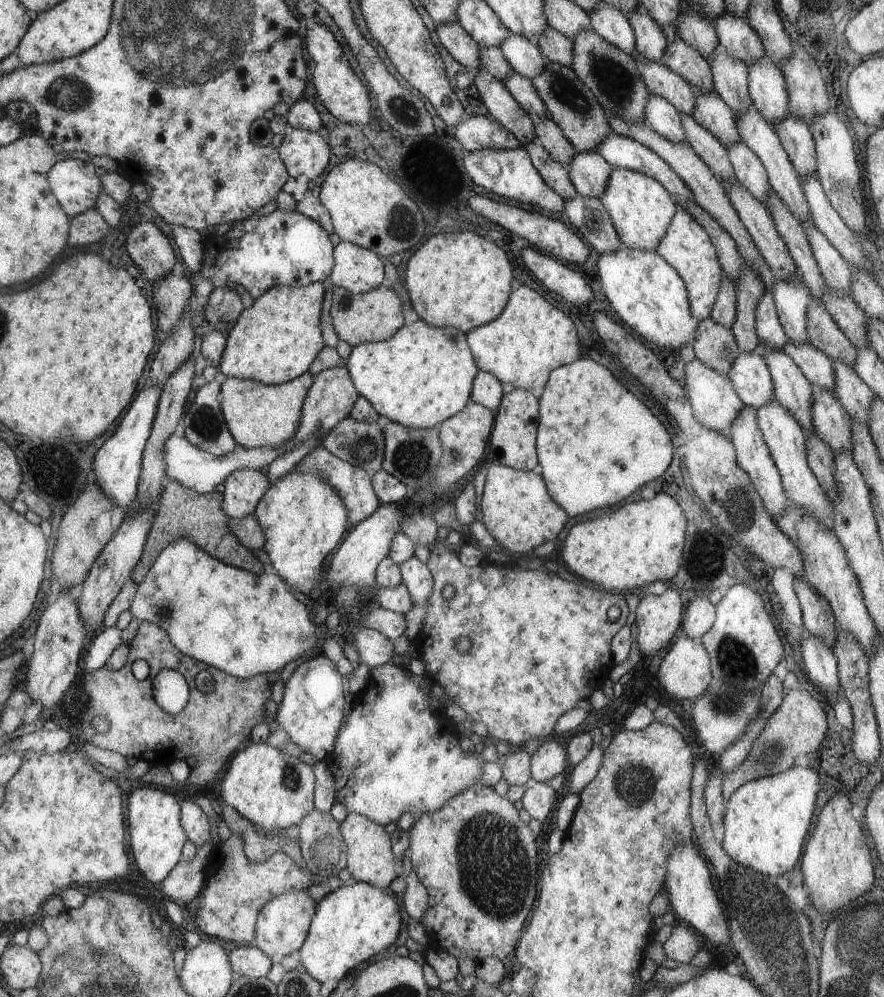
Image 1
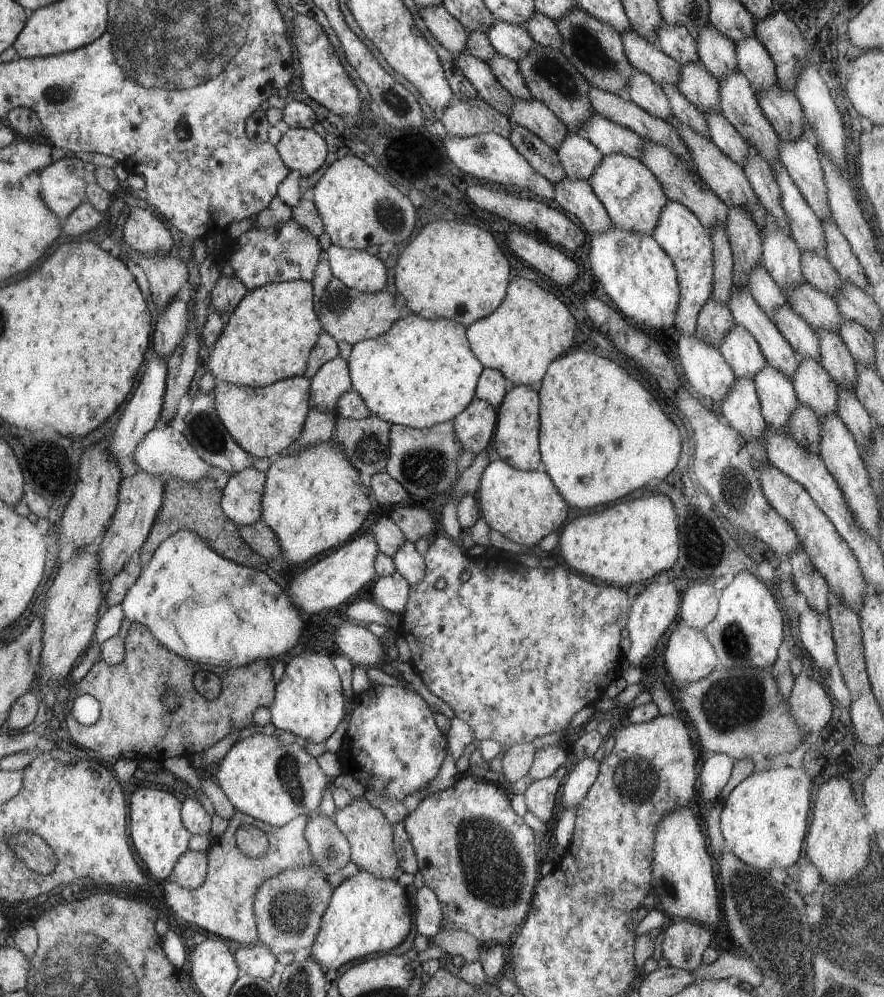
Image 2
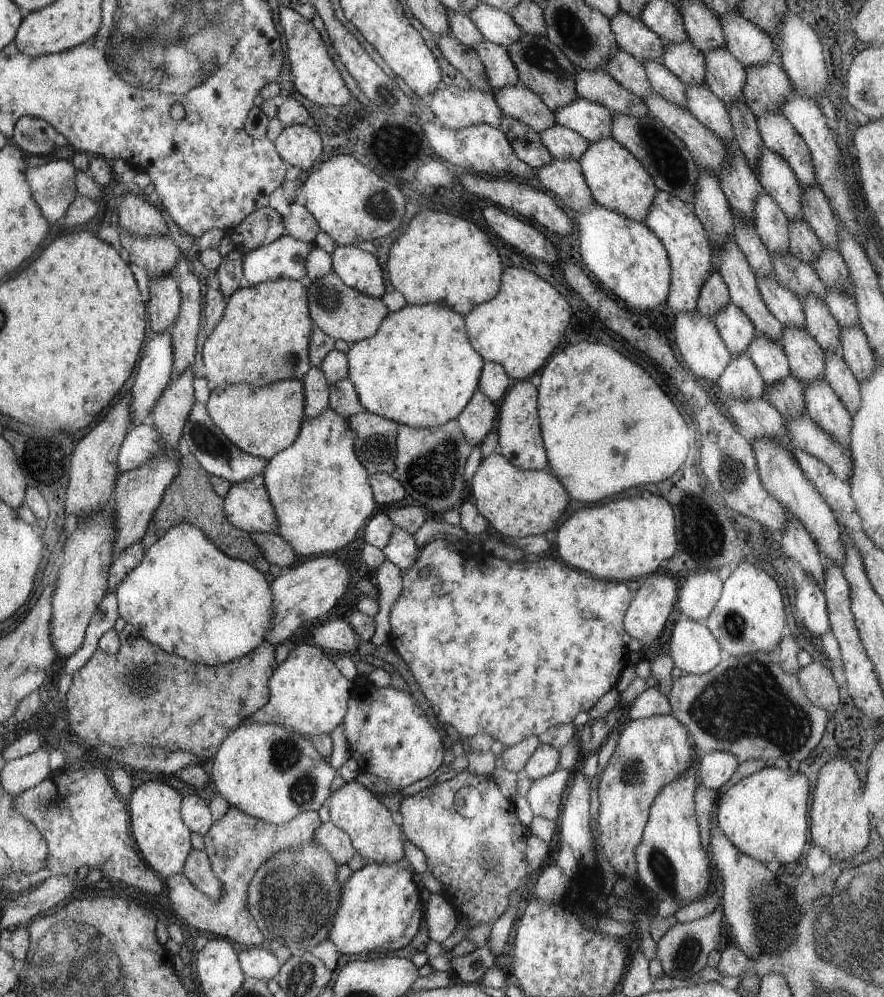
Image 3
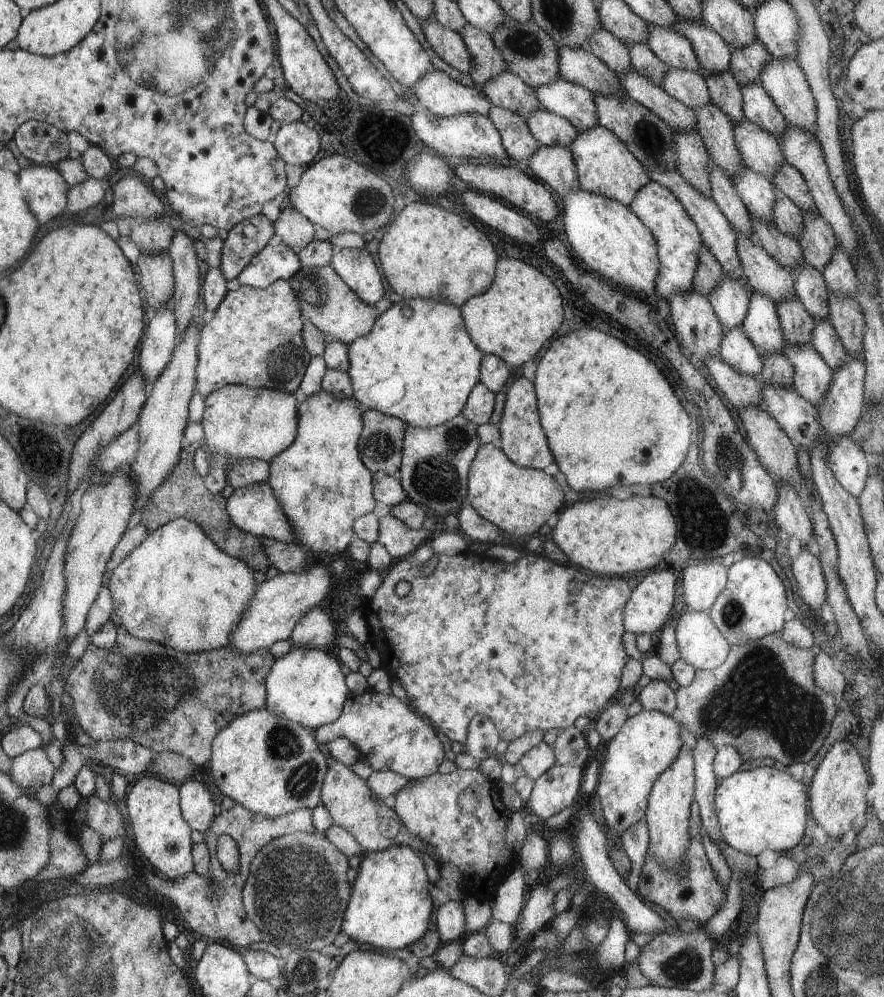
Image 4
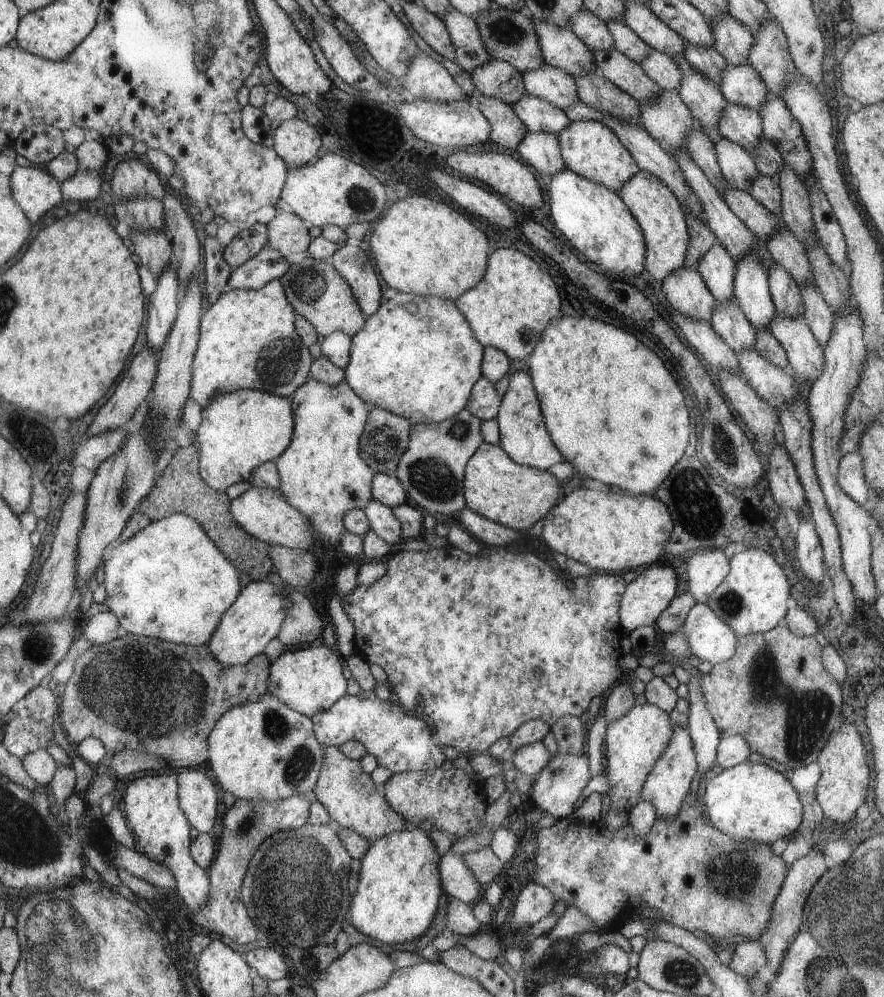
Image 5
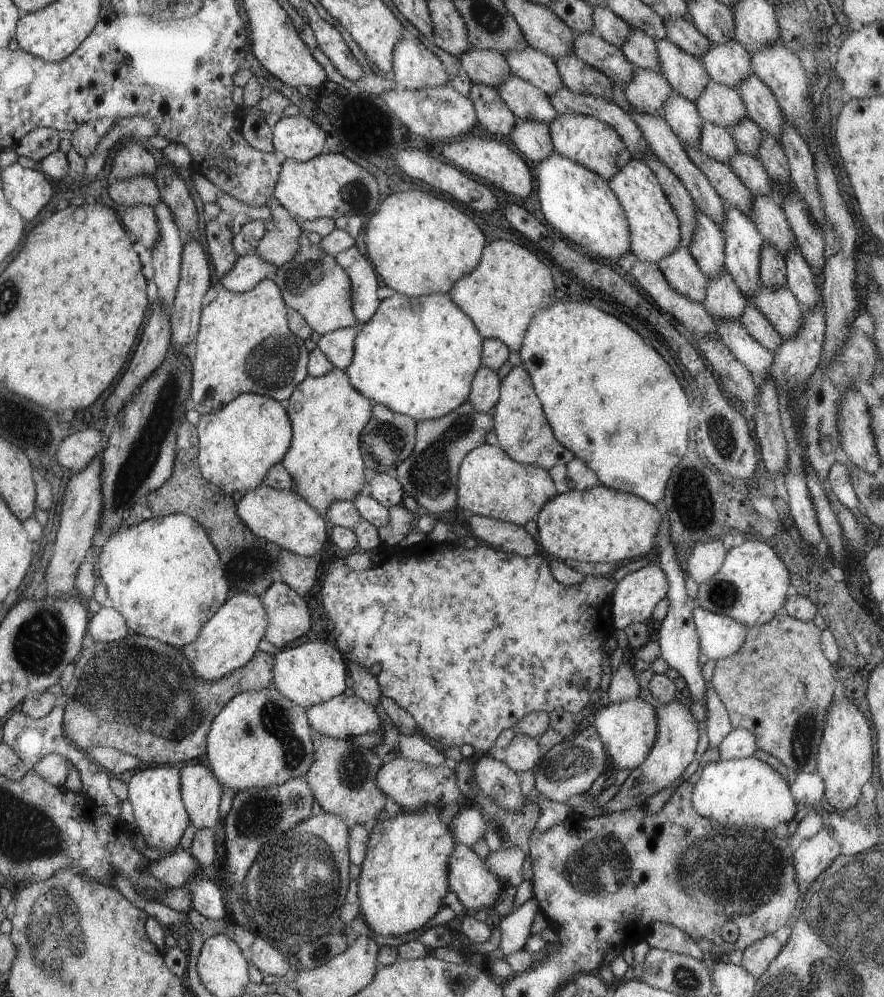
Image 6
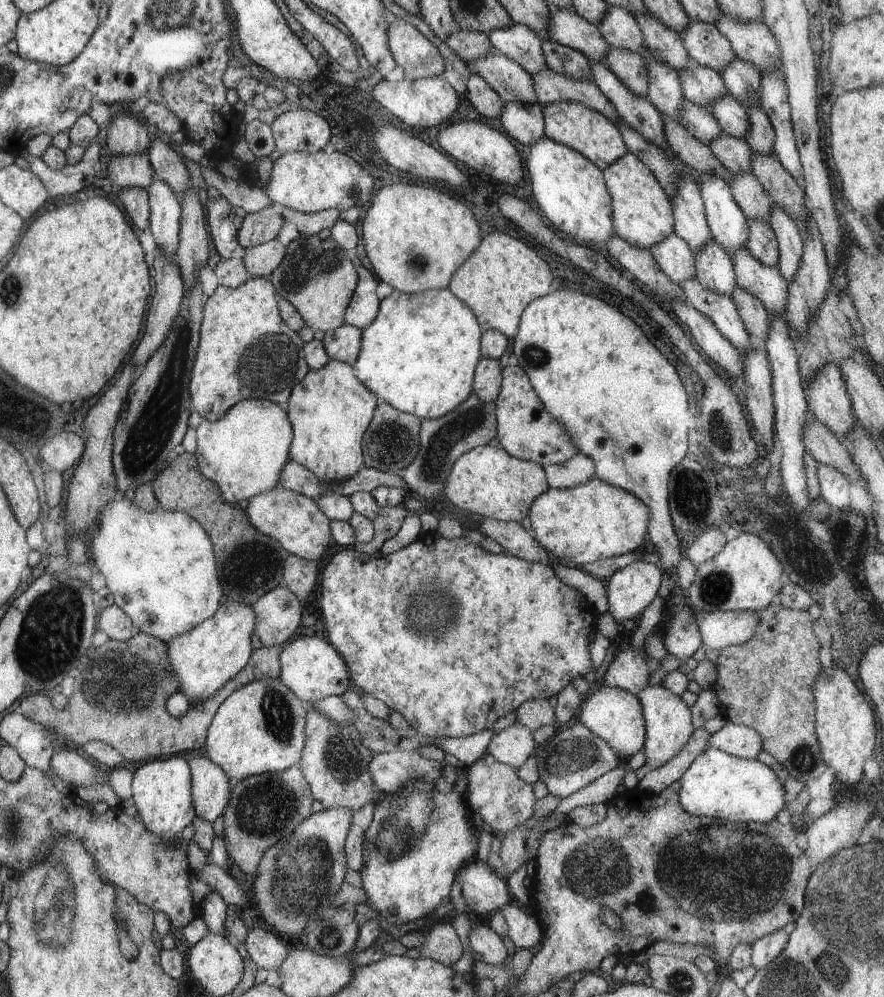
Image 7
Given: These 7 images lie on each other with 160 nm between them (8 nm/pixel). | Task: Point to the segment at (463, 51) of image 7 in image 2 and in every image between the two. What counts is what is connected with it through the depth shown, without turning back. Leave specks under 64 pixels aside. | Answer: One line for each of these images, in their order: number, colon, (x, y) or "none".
2: (537, 117)
3: (522, 104)
4: (508, 91)
5: (497, 79)
6: (488, 67)

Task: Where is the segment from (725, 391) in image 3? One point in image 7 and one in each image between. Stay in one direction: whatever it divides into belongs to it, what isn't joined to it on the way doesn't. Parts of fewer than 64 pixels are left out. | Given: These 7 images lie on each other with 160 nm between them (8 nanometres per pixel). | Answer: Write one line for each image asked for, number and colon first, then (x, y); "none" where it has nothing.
4: (736, 350)
5: (728, 321)
6: (724, 300)
7: (714, 267)

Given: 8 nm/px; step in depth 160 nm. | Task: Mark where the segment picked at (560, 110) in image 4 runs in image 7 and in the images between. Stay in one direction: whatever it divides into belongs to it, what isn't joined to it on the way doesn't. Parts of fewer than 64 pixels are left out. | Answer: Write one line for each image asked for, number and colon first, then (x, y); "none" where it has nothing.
5: (559, 88)
6: (539, 69)
7: (519, 43)

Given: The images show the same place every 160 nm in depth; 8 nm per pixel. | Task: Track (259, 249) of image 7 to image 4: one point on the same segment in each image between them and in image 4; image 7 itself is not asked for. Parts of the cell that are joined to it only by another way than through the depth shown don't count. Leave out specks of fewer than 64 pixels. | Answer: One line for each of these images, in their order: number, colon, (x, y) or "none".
4: (296, 231)
5: (287, 232)
6: (280, 245)

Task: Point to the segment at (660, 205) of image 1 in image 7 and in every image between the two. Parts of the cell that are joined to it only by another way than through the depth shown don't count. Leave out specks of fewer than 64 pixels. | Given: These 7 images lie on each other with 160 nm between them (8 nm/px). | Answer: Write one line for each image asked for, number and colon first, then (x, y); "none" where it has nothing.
2: (634, 198)
3: (617, 181)
4: (605, 166)
5: (590, 148)
6: (586, 140)
7: (587, 131)

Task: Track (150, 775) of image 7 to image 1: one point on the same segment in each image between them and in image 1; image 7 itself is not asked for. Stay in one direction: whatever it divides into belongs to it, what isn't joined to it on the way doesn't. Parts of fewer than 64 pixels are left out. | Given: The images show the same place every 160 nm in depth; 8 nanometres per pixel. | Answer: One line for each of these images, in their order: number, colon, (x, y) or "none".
1: (157, 839)
2: (161, 838)
3: (164, 838)
4: (162, 835)
5: (161, 829)
6: (154, 793)

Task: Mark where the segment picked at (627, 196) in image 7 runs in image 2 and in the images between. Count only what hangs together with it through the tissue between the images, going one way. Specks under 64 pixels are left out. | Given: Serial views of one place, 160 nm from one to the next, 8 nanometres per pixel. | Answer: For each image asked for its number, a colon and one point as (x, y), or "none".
2: (689, 244)
3: (674, 222)
4: (678, 239)
5: (661, 217)
6: (654, 228)

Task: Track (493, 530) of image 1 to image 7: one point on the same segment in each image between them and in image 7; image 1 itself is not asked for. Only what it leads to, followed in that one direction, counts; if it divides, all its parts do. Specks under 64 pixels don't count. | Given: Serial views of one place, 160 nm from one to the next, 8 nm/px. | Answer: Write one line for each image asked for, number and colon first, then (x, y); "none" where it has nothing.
2: (524, 506)
3: (518, 503)
4: (518, 500)
5: (517, 496)
6: (491, 484)
7: (487, 481)

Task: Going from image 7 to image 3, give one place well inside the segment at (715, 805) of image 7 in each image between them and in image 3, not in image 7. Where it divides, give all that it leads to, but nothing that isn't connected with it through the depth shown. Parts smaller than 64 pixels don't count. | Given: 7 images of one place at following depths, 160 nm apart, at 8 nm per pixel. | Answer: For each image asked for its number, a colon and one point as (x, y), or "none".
3: (765, 816)
4: (764, 808)
5: (752, 802)
6: (740, 792)

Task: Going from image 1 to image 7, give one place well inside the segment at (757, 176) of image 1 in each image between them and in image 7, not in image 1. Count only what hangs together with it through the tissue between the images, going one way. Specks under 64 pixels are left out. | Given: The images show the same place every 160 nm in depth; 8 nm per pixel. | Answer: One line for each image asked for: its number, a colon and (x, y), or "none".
2: (730, 142)
3: (709, 110)
4: (688, 87)
5: (663, 70)
6: (641, 50)
7: (620, 29)

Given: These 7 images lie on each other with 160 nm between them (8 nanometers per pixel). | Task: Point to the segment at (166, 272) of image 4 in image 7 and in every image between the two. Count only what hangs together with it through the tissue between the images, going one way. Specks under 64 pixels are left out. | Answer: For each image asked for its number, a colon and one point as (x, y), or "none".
5: (154, 249)
6: (140, 220)
7: (135, 201)

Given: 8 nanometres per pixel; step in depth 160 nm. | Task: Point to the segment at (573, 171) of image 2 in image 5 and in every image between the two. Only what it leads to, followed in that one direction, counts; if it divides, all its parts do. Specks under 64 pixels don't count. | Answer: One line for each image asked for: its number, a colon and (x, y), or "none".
3: (564, 144)
4: (548, 129)
5: (539, 116)

